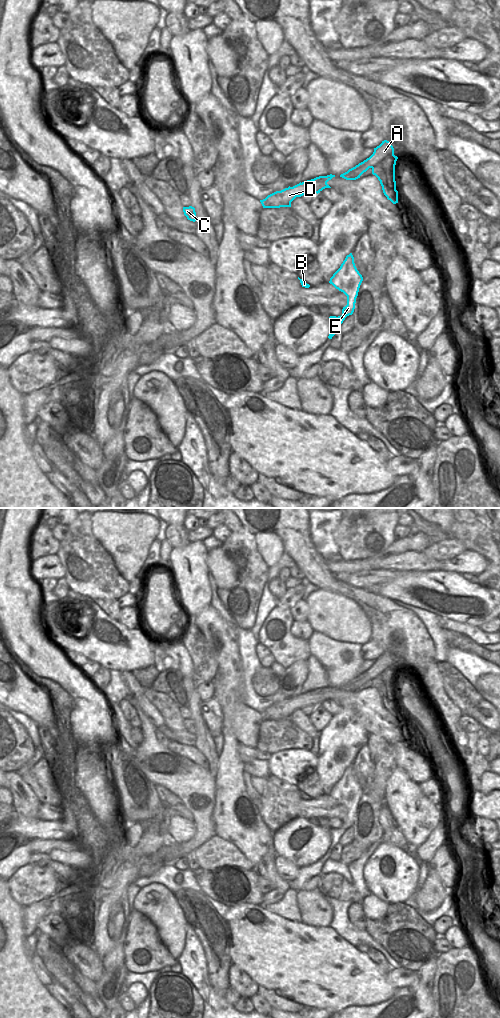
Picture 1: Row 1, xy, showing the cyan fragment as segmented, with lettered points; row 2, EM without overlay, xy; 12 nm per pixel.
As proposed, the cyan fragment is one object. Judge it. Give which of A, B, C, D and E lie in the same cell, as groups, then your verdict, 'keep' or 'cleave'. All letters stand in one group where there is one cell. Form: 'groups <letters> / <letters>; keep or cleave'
groups A B C D E; keep

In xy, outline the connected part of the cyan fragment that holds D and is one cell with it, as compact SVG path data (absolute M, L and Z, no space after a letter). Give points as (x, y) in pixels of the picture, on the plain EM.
M335 687L319 688L311 692L300 694L299 696L285 700L281 703L276 703L268 707L265 711L260 712L263 720L280 720L291 719L291 714L296 709L301 709L307 705L320 705L325 700L331 700L327 694Z

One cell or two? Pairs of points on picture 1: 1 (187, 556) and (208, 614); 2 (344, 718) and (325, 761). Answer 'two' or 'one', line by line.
1: two
2: one

